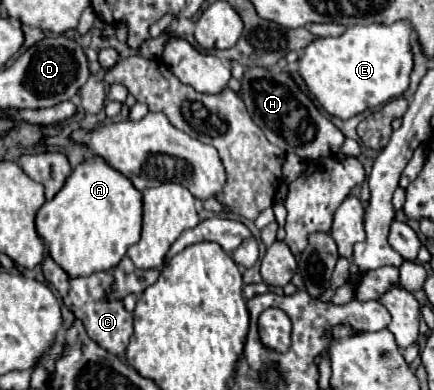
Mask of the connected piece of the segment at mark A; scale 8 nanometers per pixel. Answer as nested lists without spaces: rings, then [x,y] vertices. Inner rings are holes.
[[[94,157],[80,163],[66,179],[64,187],[56,193],[56,197],[52,201],[46,201],[36,215],[36,231],[38,237],[44,241],[48,255],[72,279],[114,269],[126,255],[128,247],[140,241],[140,227],[142,227],[142,193],[134,189],[134,185],[122,173],[108,167],[104,159]]]

